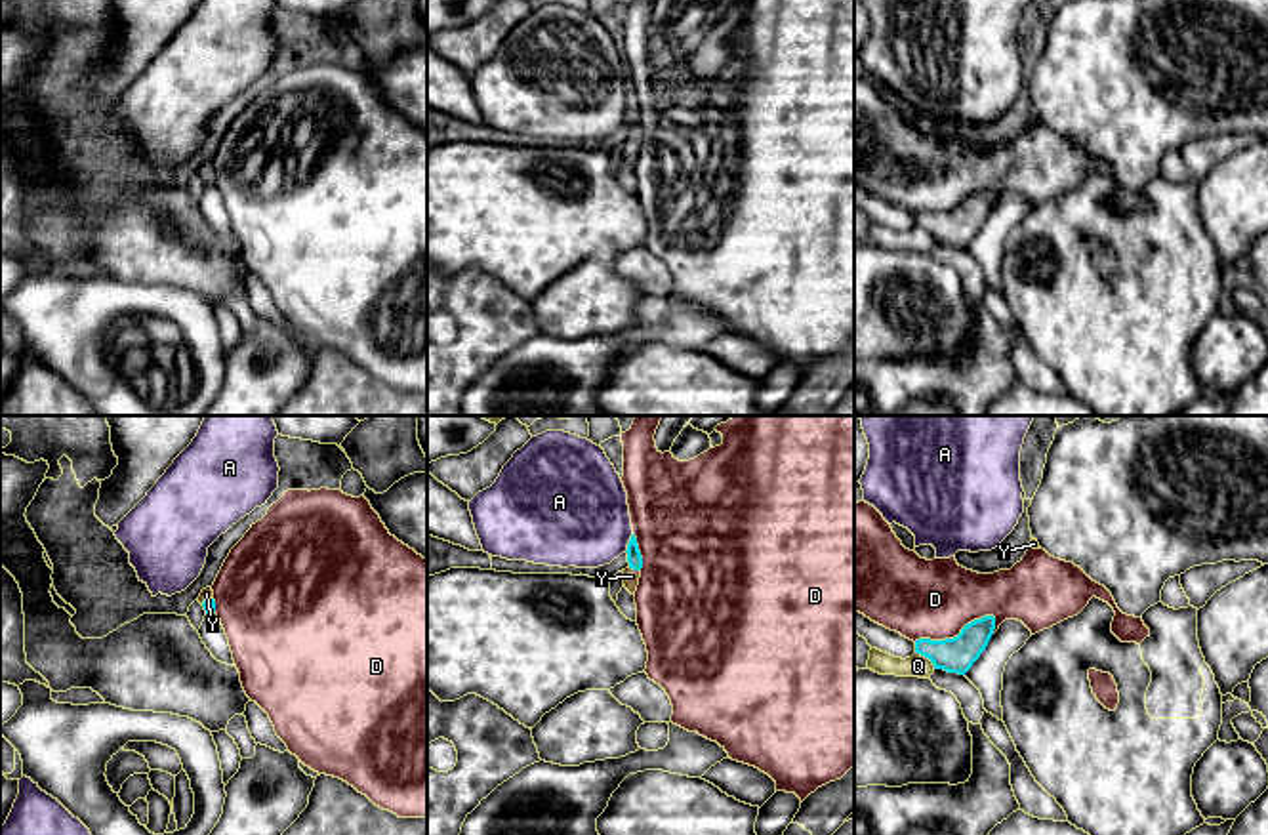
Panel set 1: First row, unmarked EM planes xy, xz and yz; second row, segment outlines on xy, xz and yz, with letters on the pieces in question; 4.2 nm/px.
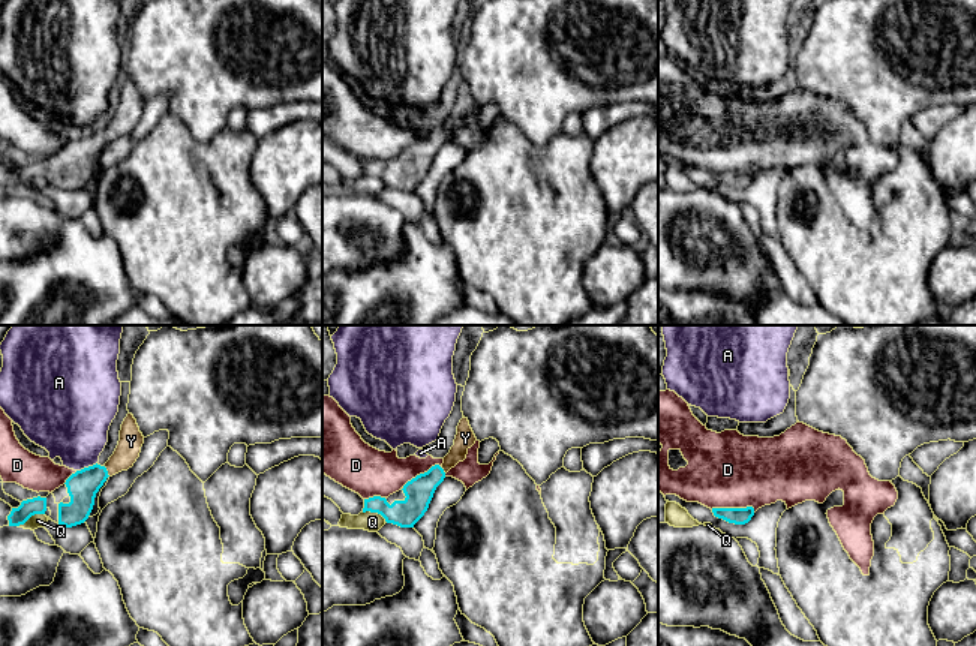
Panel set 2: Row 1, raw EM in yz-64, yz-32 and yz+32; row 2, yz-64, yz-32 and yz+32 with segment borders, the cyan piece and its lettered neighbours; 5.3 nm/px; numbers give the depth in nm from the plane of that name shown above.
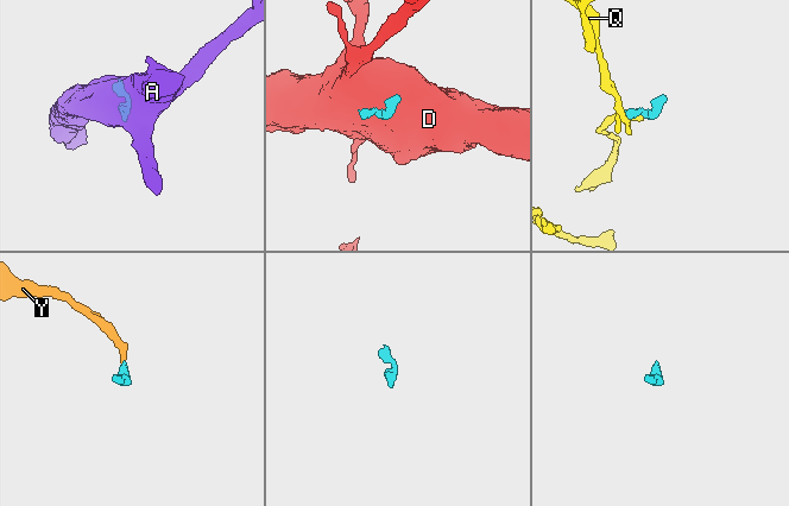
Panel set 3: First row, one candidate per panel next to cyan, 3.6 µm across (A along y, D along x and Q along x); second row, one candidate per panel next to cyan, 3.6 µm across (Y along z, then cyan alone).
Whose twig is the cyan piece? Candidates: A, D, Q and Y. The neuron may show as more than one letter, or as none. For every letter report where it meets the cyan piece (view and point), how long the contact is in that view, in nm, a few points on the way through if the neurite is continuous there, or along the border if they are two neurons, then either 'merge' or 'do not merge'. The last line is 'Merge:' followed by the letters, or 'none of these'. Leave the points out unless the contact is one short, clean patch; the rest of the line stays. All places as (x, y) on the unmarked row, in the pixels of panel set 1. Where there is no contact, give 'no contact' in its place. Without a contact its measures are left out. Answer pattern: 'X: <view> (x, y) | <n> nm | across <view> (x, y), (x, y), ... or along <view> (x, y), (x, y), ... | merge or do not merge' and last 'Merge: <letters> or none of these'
A: xz (628, 117) | 90 nm | do not merge
D: yz (954, 210) | 360 nm | along yz (996, 191), (975, 191), (952, 210), (914, 214) | do not merge
Q: yz (927, 229) | 120 nm | along yz (916, 224), (935, 241) | do not merge
Y: xz (635, 142) | 50 nm | across xz (634, 128), (635, 142), (632, 149) | merge
Merge: Y

